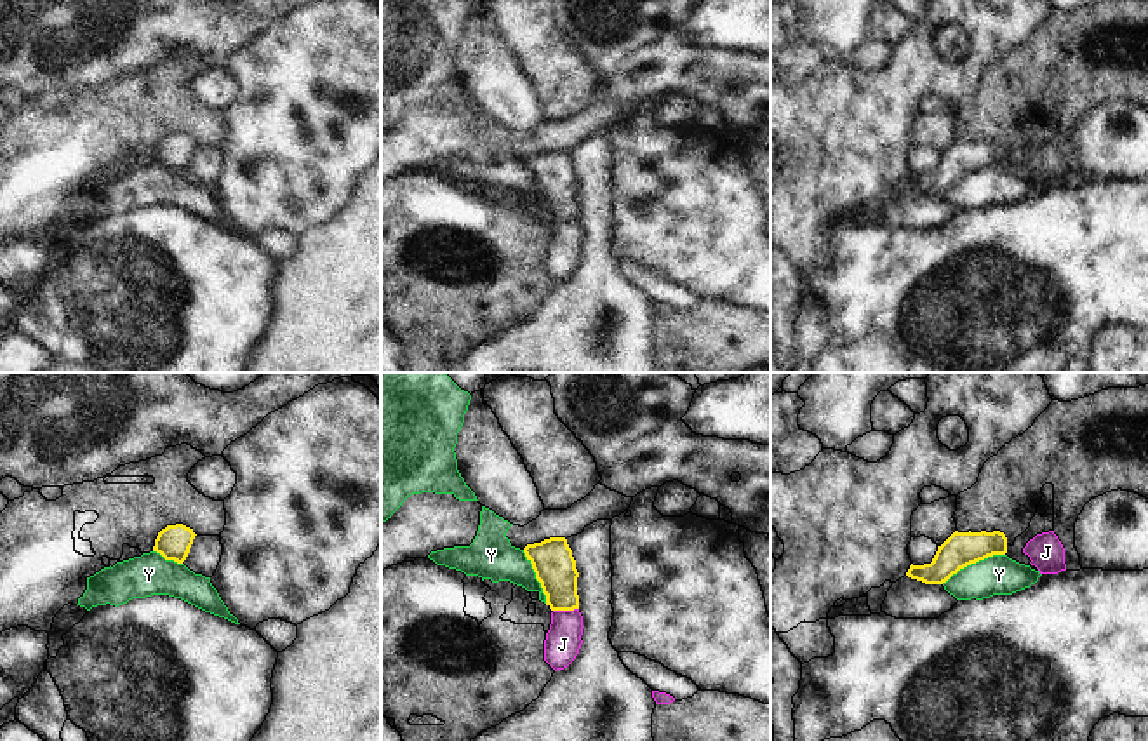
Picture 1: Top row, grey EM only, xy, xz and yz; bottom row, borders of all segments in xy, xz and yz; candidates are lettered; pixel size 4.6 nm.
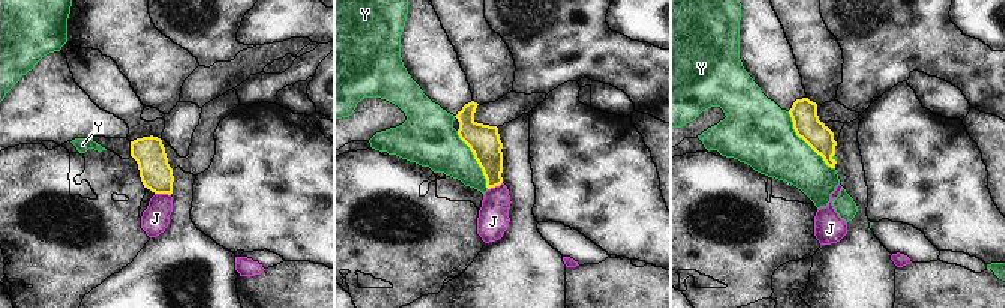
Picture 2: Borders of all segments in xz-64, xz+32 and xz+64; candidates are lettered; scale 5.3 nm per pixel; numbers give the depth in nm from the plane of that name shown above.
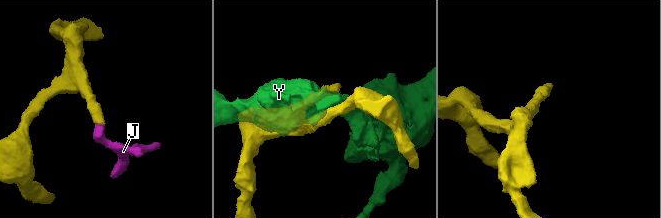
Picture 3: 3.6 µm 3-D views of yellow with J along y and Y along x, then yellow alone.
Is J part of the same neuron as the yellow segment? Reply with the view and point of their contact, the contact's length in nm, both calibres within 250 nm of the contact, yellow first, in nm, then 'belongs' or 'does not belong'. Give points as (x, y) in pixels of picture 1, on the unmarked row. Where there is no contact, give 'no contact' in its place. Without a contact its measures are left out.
contact xz (566, 220); length 120 nm; calibres 190 and 170 nm; does not belong

